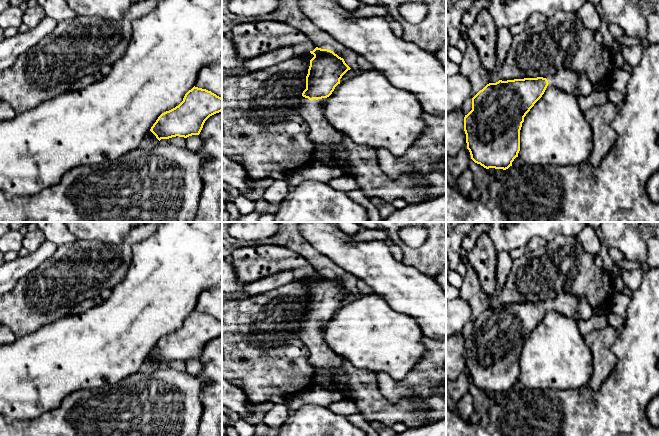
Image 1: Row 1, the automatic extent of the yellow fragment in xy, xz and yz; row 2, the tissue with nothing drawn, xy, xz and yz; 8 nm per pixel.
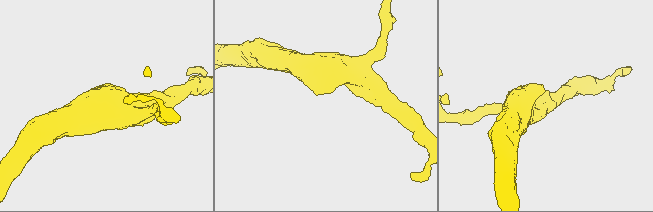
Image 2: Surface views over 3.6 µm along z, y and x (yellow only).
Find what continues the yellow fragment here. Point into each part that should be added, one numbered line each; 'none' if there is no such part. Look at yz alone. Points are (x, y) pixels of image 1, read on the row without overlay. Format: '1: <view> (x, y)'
1: yz (568, 305)

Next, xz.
1: xz (321, 357)

